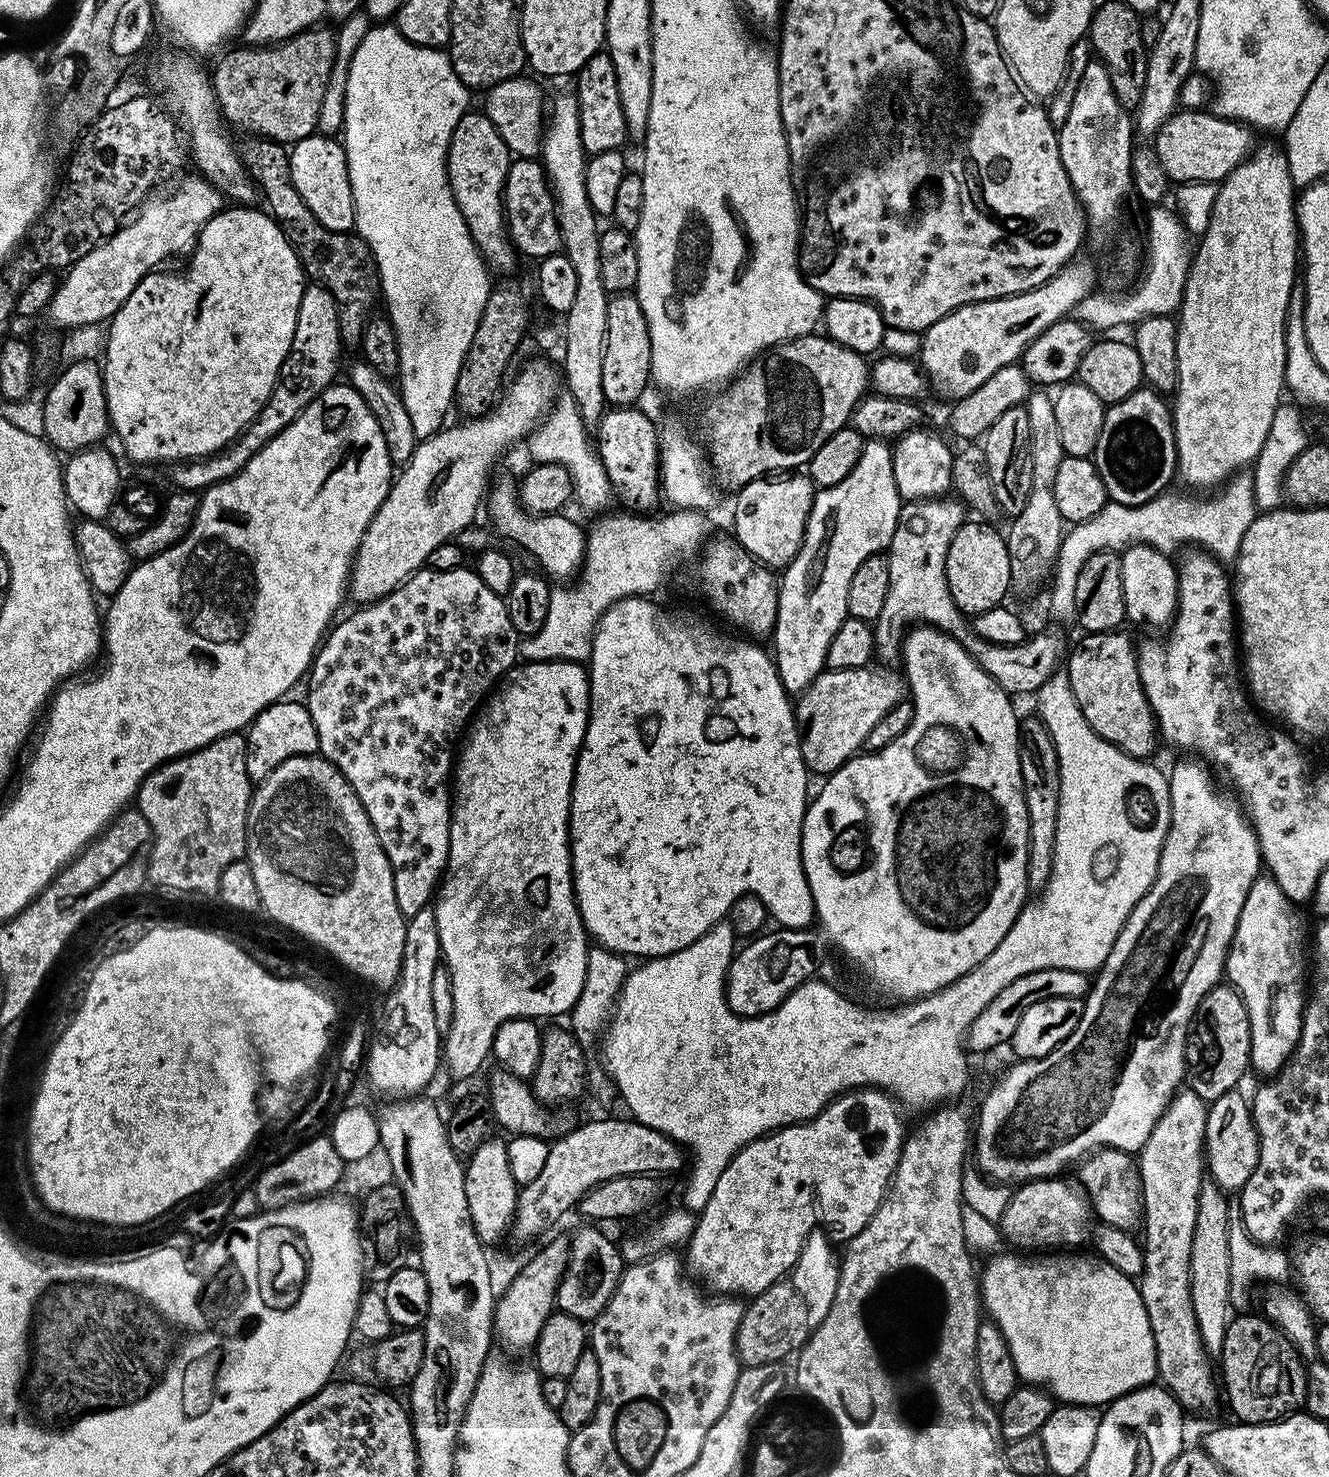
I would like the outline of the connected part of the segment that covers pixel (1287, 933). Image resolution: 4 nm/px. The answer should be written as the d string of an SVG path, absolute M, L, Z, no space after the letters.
M1261 874L1250 886L1250 894L1246 894L1246 902L1242 906L1242 914L1238 918L1238 926L1234 930L1234 938L1228 947L1228 957L1224 963L1227 983L1239 992L1242 1002L1246 1002L1246 1010L1250 1014L1250 1042L1252 1043L1251 1067L1261 1072L1261 1077L1271 1078L1283 1068L1291 1058L1300 1040L1300 1031L1304 1021L1306 1003L1306 948L1308 932L1304 929L1304 920L1300 917L1297 905L1278 886L1272 876Z

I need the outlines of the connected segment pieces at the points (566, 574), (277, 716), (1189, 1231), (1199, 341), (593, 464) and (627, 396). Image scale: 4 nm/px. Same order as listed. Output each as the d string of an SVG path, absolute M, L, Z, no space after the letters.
M506 480L493 483L486 498L486 512L497 532L504 538L522 546L532 554L541 568L541 571L555 581L566 582L573 579L583 567L587 535L585 529L580 528L574 521L566 518L563 522L537 524L535 517L524 509L519 499L519 489L513 482Z
M293 698L276 701L275 704L261 710L256 719L246 729L248 753L246 754L246 770L254 782L267 778L286 758L295 756L315 756L320 751L318 730L314 730L312 715L307 703L300 704Z
M1190 1090L1177 1091L1176 1095L1168 1102L1168 1107L1158 1118L1154 1130L1150 1130L1150 1138L1146 1138L1143 1148L1138 1153L1138 1167L1140 1170L1140 1190L1142 1193L1142 1229L1144 1228L1144 1240L1142 1236L1142 1247L1144 1249L1144 1273L1138 1278L1140 1297L1146 1306L1146 1318L1150 1318L1150 1334L1154 1334L1154 1350L1156 1351L1156 1370L1158 1380L1168 1393L1180 1403L1185 1413L1212 1412L1216 1408L1216 1399L1221 1399L1222 1392L1218 1387L1218 1376L1214 1371L1214 1364L1210 1361L1210 1353L1204 1349L1204 1343L1198 1330L1198 1320L1194 1318L1194 1302L1190 1298L1190 1242L1194 1242L1194 1222L1198 1218L1198 1194L1202 1179L1206 1174L1206 1157L1204 1155L1204 1135L1206 1134L1206 1118L1208 1117L1208 1104L1198 1094Z
M1279 143L1264 144L1253 147L1248 153L1247 158L1233 170L1224 180L1219 181L1216 189L1216 197L1214 198L1214 210L1210 214L1210 226L1206 226L1203 236L1199 237L1197 246L1194 248L1194 255L1191 257L1188 265L1188 277L1186 278L1186 286L1184 287L1184 297L1180 303L1180 311L1178 313L1178 323L1176 325L1176 391L1174 399L1171 401L1172 425L1174 426L1174 434L1176 435L1176 467L1178 469L1179 479L1184 479L1192 488L1212 488L1223 485L1225 481L1233 477L1241 470L1247 469L1249 465L1255 461L1262 450L1262 444L1266 440L1266 434L1270 431L1270 424L1274 419L1275 408L1282 403L1280 391L1285 391L1284 371L1286 370L1286 326L1287 326L1287 306L1290 302L1290 294L1293 287L1298 284L1298 229L1296 227L1296 202L1297 197L1294 195L1294 185L1290 178L1290 170L1288 169L1288 159L1284 156L1283 147Z
M564 394L557 395L557 397L554 401L554 407L553 407L552 411L549 412L548 415L545 416L544 419L541 420L540 423L537 424L536 427L532 429L530 435L527 437L526 445L527 444L528 444L528 452L530 455L533 456L534 459L532 459L532 460L535 461L535 463L537 465L544 464L544 463L560 464L561 467L563 467L564 469L566 469L566 471L569 472L569 478L572 481L572 487L574 489L575 503L576 502L580 503L581 506L584 507L586 511L588 511L588 512L596 512L597 511L596 513L599 513L601 510L604 510L604 509L599 510L599 508L606 507L608 504L608 499L610 501L613 499L614 493L612 491L612 484L608 480L608 475L606 474L606 470L602 466L602 462L600 461L597 449L595 447L593 447L593 445L590 443L589 429L584 427L584 423L582 422L582 418L578 414L578 410L576 409L576 403L574 402L574 398L572 396L564 395Z
M632 292L609 295L606 306L606 354L602 354L602 394L612 406L632 406L636 399L650 388L652 379L652 351L650 350L650 326L646 326L646 314Z

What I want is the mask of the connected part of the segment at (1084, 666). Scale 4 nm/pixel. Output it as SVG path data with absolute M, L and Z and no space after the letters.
M1124 630L1090 632L1081 637L1073 646L1072 653L1071 648L1067 653L1066 671L1070 690L1074 690L1074 698L1086 722L1101 738L1126 755L1151 757L1158 745L1158 729L1156 715L1152 713L1138 674L1137 645L1134 640L1132 644Z

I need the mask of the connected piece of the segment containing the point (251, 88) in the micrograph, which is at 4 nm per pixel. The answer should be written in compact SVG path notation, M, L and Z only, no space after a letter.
M317 26L308 28L304 32L299 32L297 36L292 36L289 40L281 40L278 44L269 44L267 46L239 46L233 52L228 52L224 56L224 60L220 60L216 64L216 69L211 69L210 79L212 81L212 89L216 95L216 101L220 104L220 114L225 121L228 120L236 128L241 128L244 134L248 136L264 137L268 140L274 140L279 144L291 146L297 144L302 138L313 135L317 131L319 122L319 111L322 107L322 100L325 97L327 83L330 82L330 74L334 68L335 52L336 52L336 35L337 33L328 26Z

